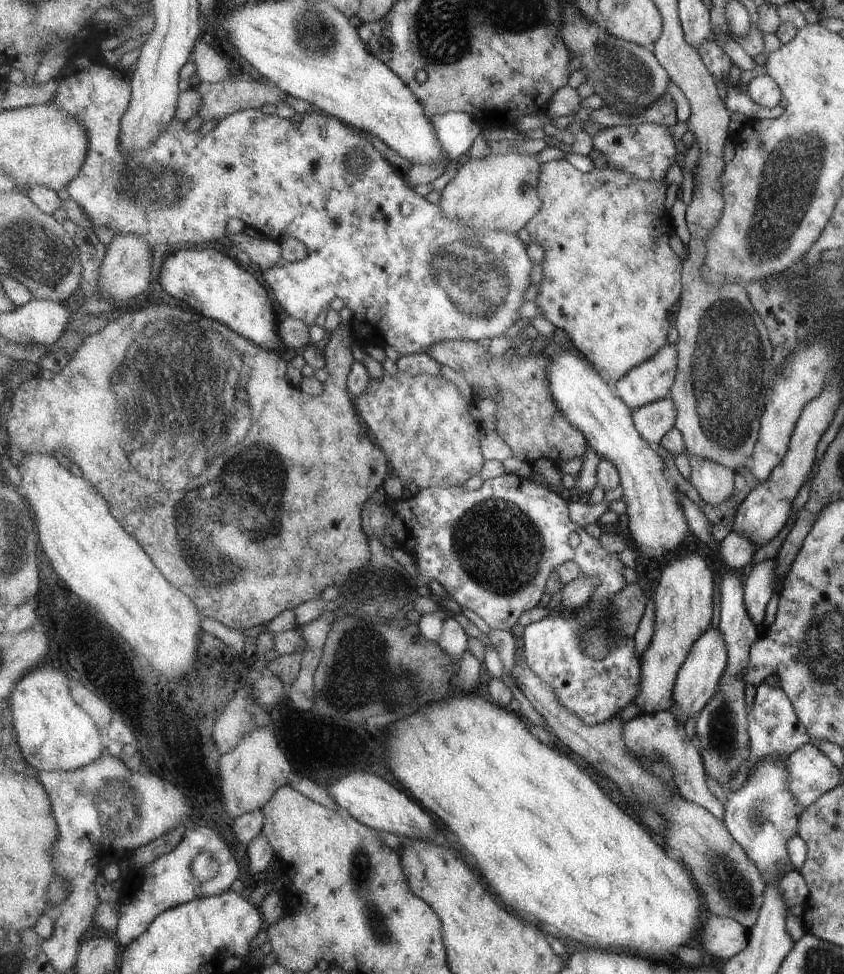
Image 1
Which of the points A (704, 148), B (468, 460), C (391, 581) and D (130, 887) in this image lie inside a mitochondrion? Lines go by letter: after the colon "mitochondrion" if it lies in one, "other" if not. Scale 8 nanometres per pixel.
A: other
B: other
C: mitochondrion
D: other

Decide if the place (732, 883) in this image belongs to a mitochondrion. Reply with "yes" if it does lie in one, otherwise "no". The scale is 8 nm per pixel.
yes

